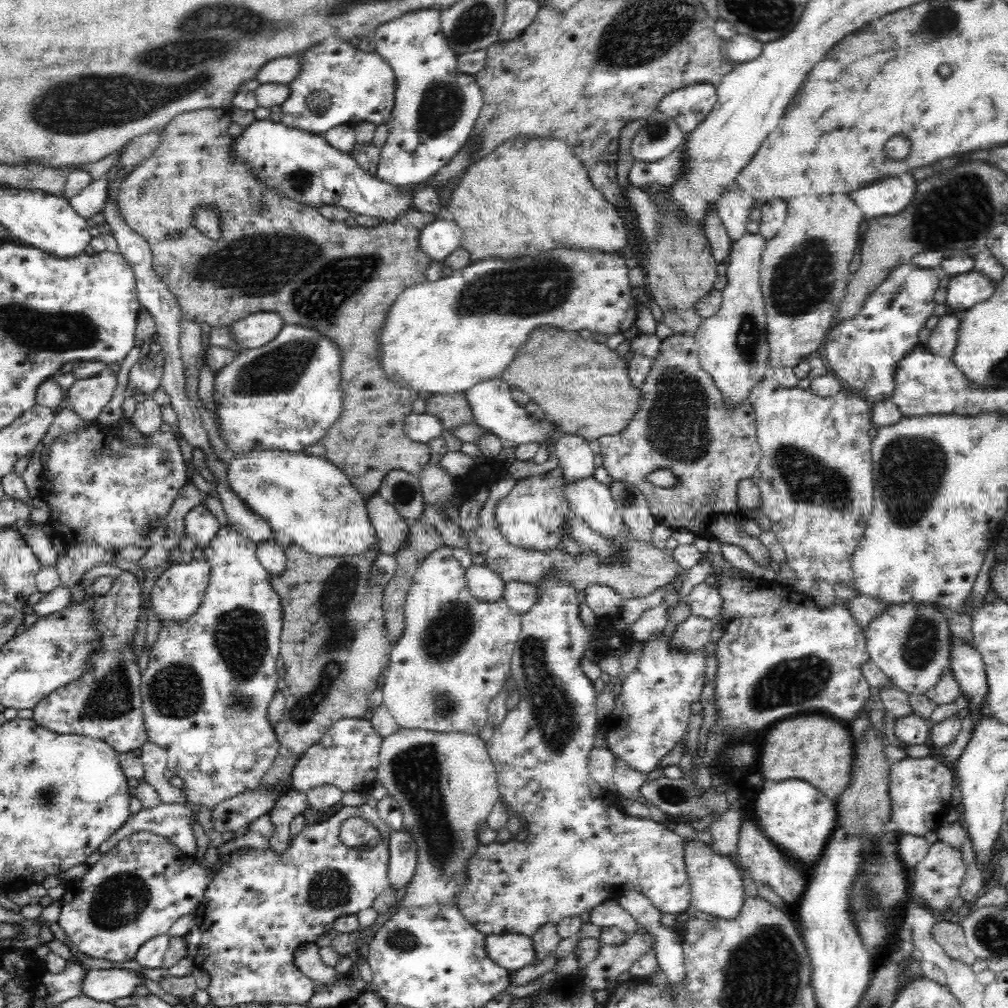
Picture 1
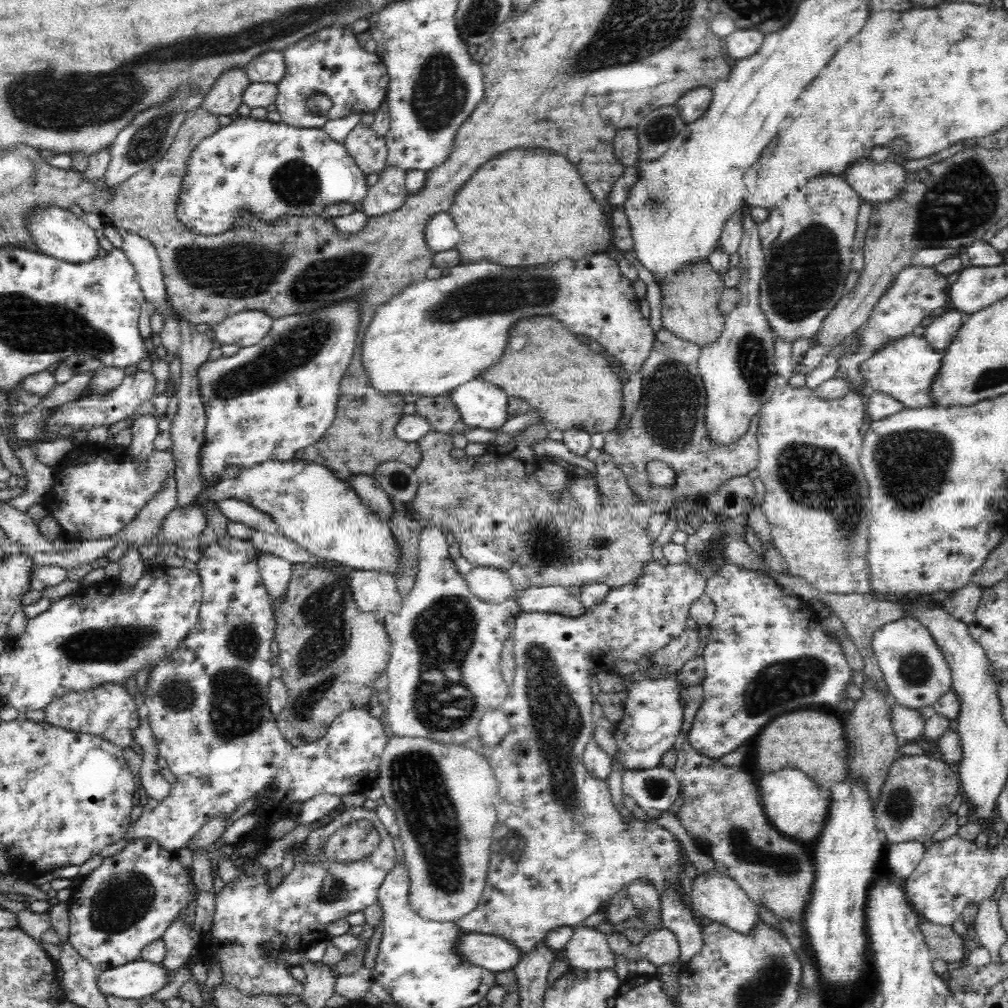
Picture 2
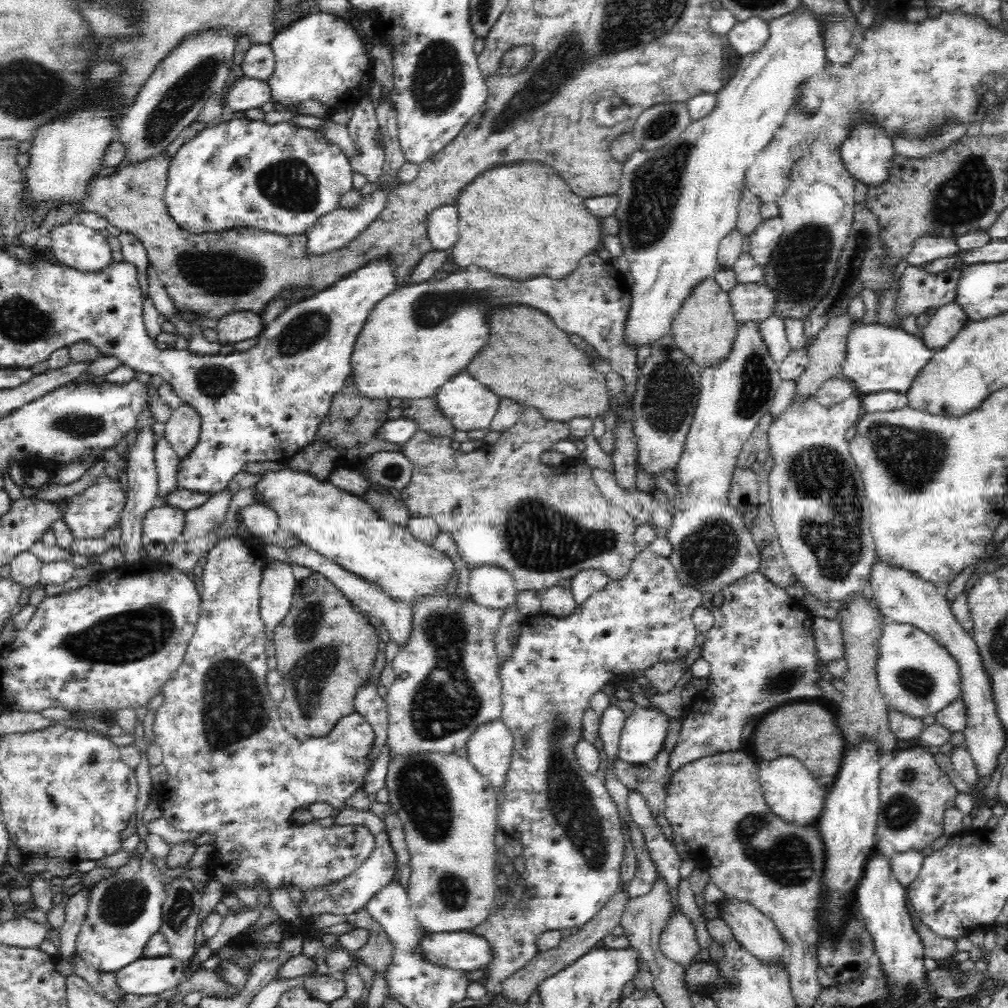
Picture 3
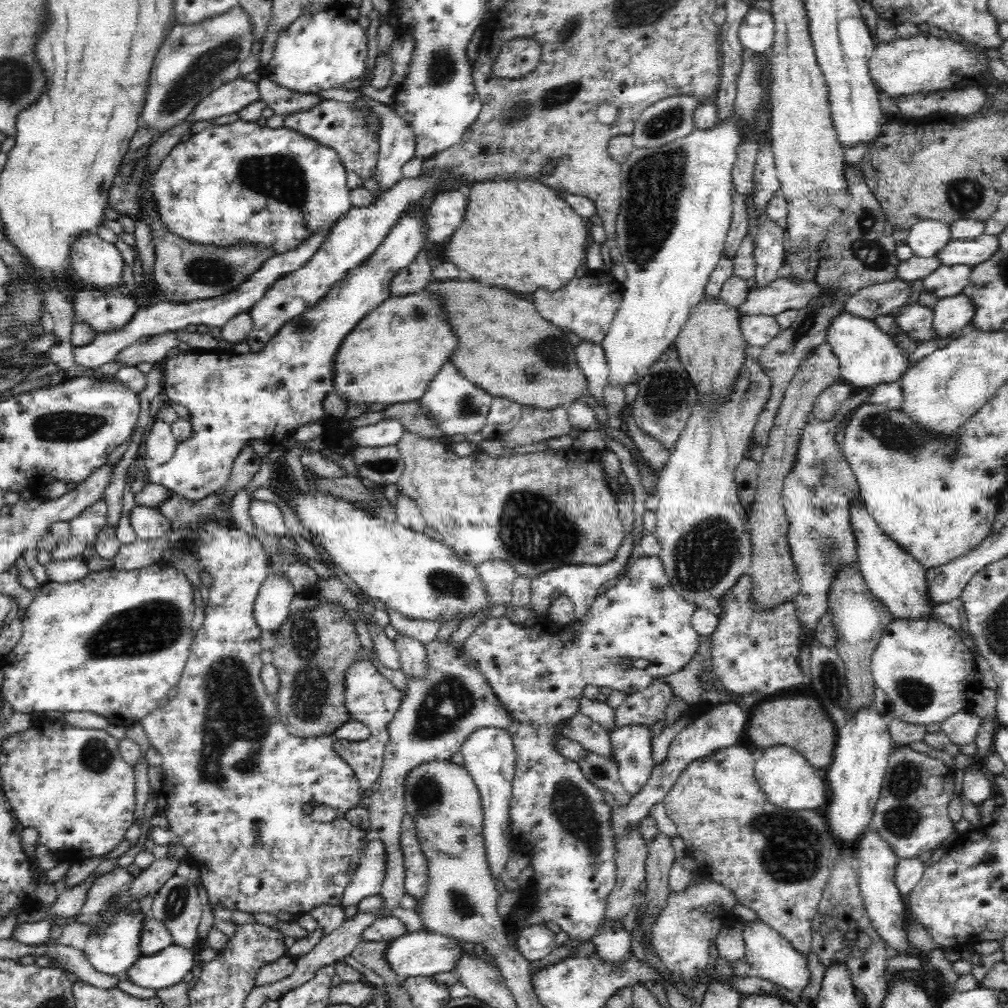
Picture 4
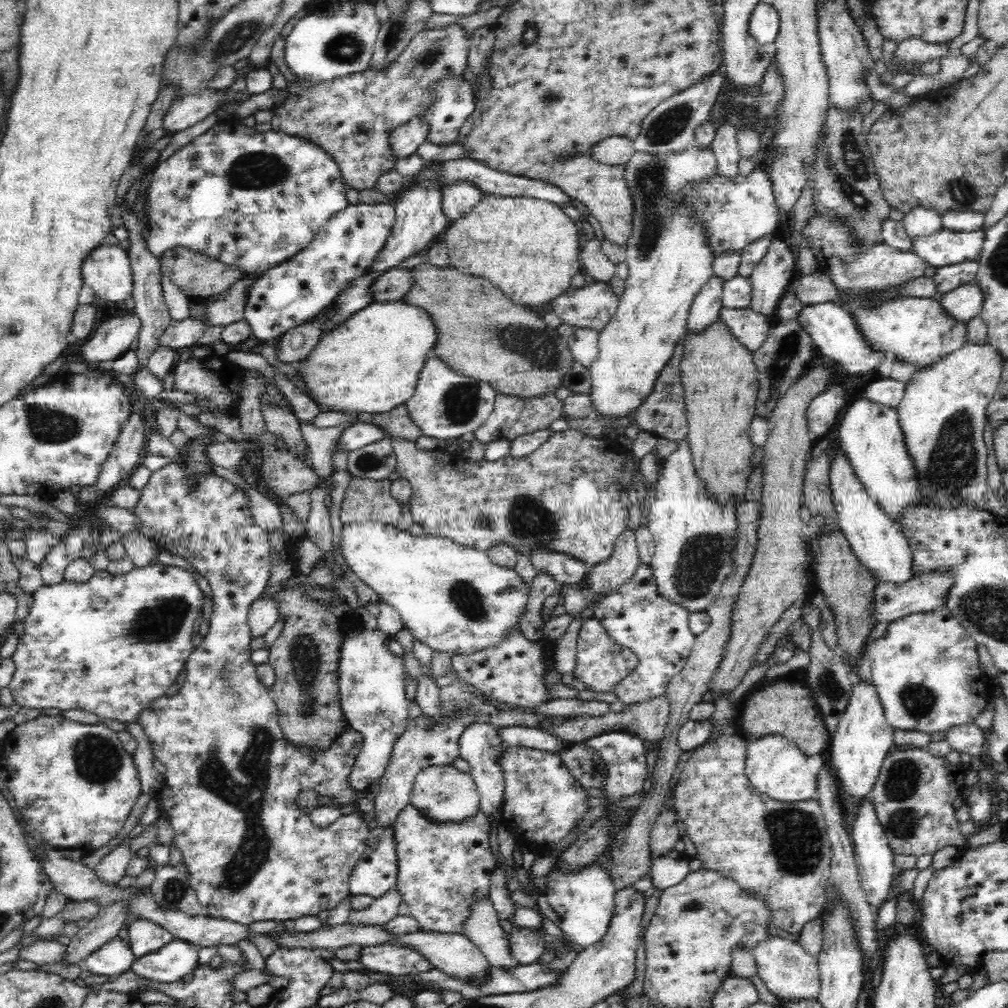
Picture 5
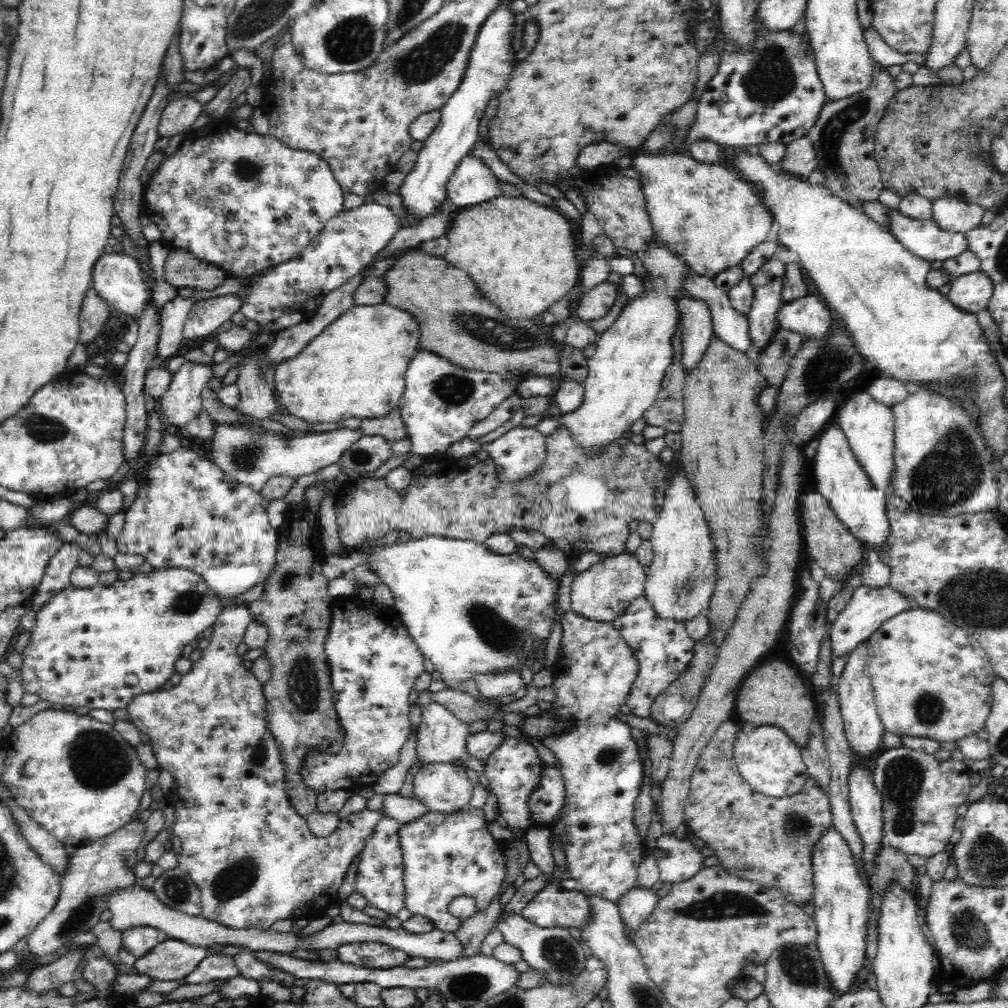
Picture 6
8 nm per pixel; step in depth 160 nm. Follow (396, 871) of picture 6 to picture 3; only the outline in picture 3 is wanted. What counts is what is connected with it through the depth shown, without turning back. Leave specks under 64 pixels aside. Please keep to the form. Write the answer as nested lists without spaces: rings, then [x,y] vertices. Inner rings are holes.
[[[353,807],[339,812],[335,818],[336,825],[360,825],[368,827],[368,830],[375,839],[375,848],[372,850],[371,856],[357,867],[355,871],[352,871],[352,874],[343,878],[338,886],[328,885],[327,887],[320,887],[311,893],[308,891],[308,894],[304,896],[304,902],[300,902],[300,906],[298,906],[298,910],[302,912],[304,918],[311,918],[311,916],[319,914],[338,916],[355,914],[358,910],[365,909],[366,902],[370,901],[372,896],[375,896],[381,888],[390,883],[392,874],[394,874],[397,858],[395,858],[394,850],[391,848],[385,822],[381,822],[376,817],[376,814],[372,812],[363,812]]]

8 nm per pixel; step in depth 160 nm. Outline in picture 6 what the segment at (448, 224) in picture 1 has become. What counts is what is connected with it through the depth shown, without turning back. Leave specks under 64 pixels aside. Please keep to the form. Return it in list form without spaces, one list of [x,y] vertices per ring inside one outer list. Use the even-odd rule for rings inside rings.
[[[472,150],[460,160],[447,182],[447,199],[458,211],[501,196],[498,180]]]

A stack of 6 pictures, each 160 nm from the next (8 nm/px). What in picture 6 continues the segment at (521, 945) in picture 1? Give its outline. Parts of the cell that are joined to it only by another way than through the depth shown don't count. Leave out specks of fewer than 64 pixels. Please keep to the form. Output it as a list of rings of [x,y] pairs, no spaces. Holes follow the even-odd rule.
[[[344,942],[334,948],[338,961],[359,967],[382,969],[398,967],[408,955],[382,942]]]

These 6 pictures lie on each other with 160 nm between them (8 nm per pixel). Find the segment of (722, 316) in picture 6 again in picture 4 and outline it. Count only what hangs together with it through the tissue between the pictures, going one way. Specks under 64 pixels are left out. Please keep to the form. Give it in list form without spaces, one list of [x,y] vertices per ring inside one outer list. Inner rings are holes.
[[[740,313],[739,326],[748,347],[762,348],[781,332],[780,326],[772,315],[742,315]]]

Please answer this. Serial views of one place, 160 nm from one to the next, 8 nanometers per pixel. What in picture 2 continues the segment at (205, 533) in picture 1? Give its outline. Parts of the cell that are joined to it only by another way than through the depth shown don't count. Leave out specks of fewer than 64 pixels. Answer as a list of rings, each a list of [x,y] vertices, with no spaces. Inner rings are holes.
[[[176,506],[162,520],[158,534],[164,544],[172,544],[173,542],[179,547],[183,547],[184,558],[197,563],[201,556],[198,549],[200,536],[206,523],[205,509],[202,506]]]

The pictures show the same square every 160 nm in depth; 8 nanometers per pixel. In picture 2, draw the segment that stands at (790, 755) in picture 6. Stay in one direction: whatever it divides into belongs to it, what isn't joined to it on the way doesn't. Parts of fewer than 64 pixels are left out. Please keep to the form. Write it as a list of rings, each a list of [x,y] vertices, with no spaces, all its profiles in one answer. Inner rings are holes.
[[[790,766],[776,770],[776,773],[760,774],[757,784],[763,811],[774,829],[792,841],[808,844],[812,842],[812,838],[816,840],[818,833],[822,832],[832,798],[829,791],[822,790],[814,780],[794,768],[795,766]]]

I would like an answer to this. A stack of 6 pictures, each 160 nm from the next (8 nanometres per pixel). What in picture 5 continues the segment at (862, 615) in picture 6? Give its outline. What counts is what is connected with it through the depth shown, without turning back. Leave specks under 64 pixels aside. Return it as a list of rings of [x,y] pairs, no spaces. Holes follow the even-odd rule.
[[[932,572],[920,578],[912,578],[902,584],[893,584],[893,582],[875,582],[872,588],[872,606],[870,606],[870,618],[872,623],[891,623],[908,614],[918,612],[930,612],[938,606],[944,606],[946,592],[952,586],[953,577],[947,572]]]

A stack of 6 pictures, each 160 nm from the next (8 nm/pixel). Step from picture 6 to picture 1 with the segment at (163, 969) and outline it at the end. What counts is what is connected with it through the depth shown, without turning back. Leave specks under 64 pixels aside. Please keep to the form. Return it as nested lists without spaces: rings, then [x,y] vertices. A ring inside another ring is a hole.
[[[89,969],[81,992],[98,1002],[114,1003],[118,998],[136,995],[136,987],[144,984],[145,979],[143,973],[134,969]]]

